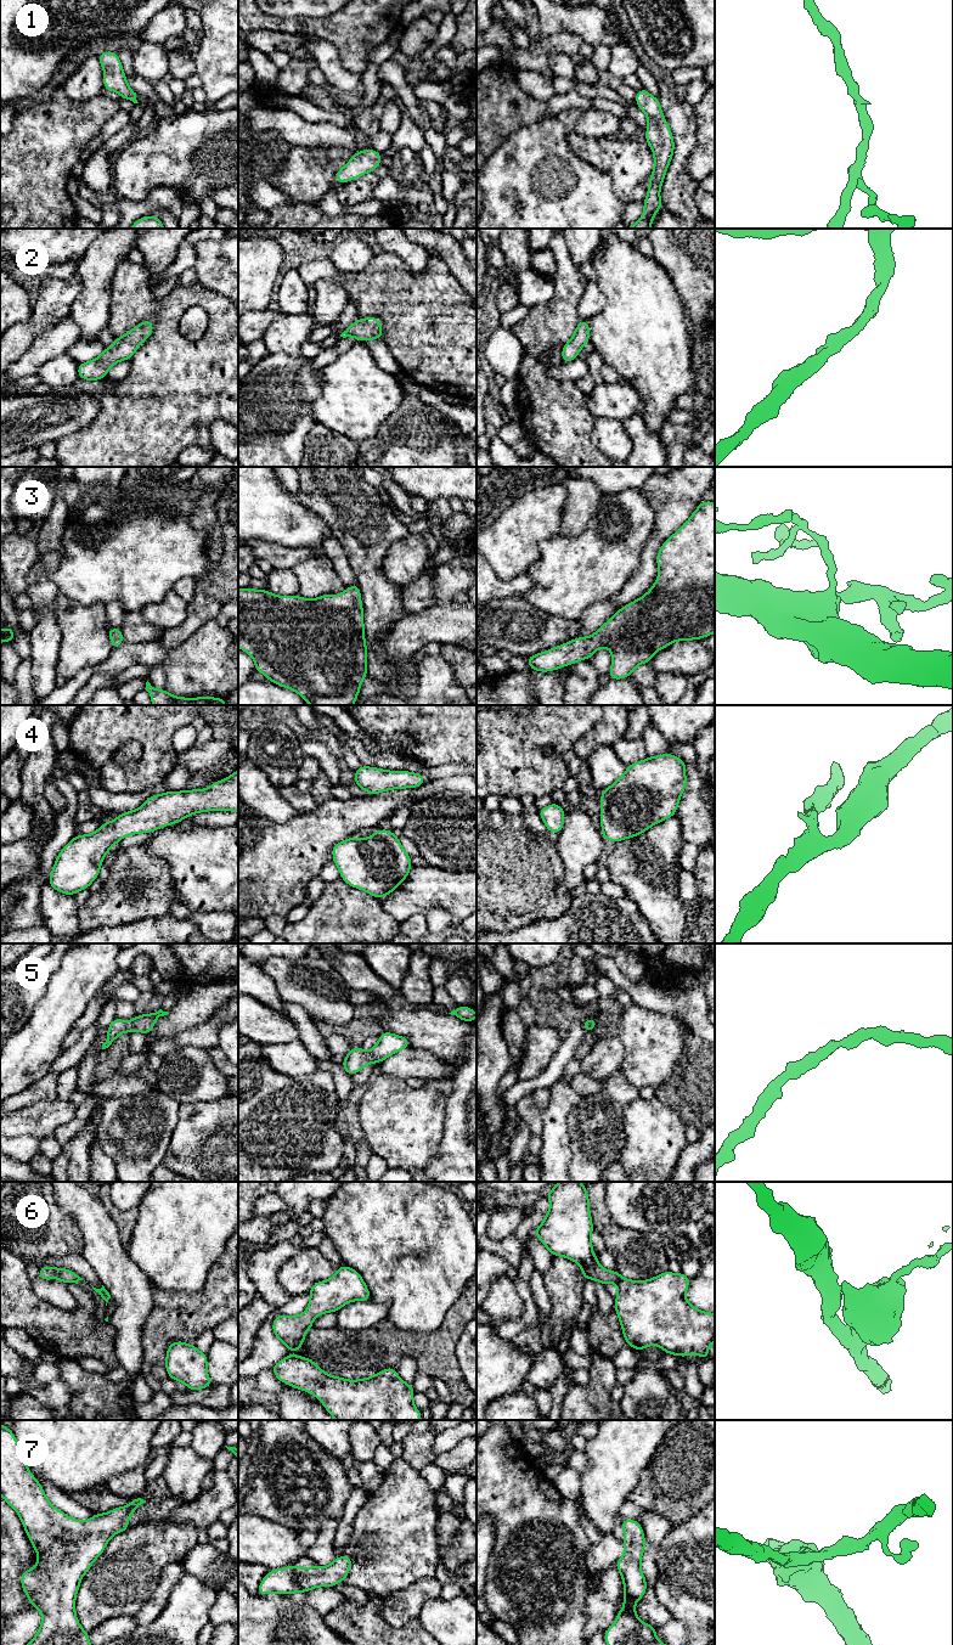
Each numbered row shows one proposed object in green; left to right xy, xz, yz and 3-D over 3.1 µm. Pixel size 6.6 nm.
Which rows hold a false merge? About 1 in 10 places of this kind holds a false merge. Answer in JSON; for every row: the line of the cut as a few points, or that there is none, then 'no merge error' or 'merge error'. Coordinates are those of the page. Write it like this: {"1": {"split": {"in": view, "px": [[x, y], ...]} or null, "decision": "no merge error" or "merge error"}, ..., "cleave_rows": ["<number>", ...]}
{"1": {"split": null, "decision": "no merge error"}, "2": {"split": null, "decision": "no merge error"}, "3": {"split": null, "decision": "no merge error"}, "4": {"split": null, "decision": "no merge error"}, "5": {"split": null, "decision": "no merge error"}, "6": {"split": null, "decision": "no merge error"}, "7": {"split": null, "decision": "no merge error"}, "cleave_rows": []}

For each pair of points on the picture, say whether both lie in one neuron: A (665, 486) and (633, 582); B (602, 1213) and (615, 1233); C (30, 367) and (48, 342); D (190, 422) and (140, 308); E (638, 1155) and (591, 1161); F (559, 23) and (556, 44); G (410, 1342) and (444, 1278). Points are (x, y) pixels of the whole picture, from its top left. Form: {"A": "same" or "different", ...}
{"A": "same", "B": "same", "C": "same", "D": "same", "E": "different", "F": "different", "G": "different"}

